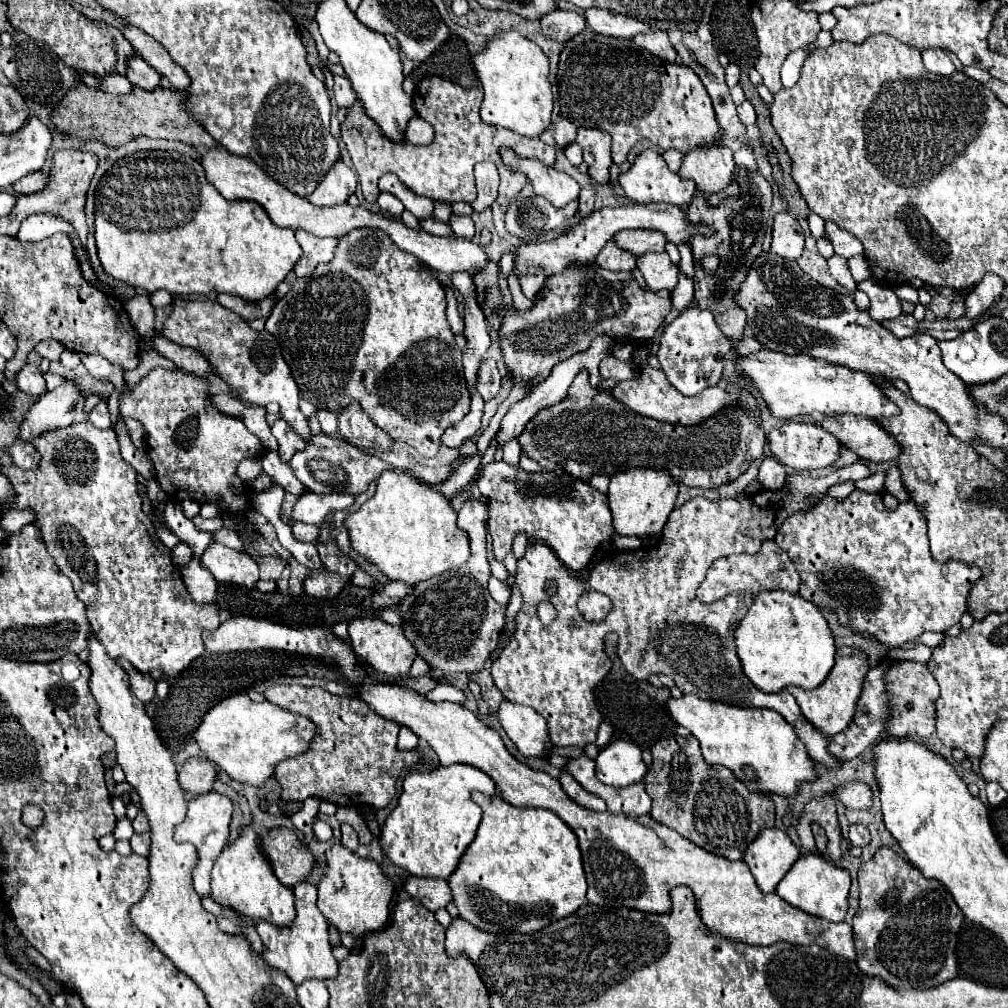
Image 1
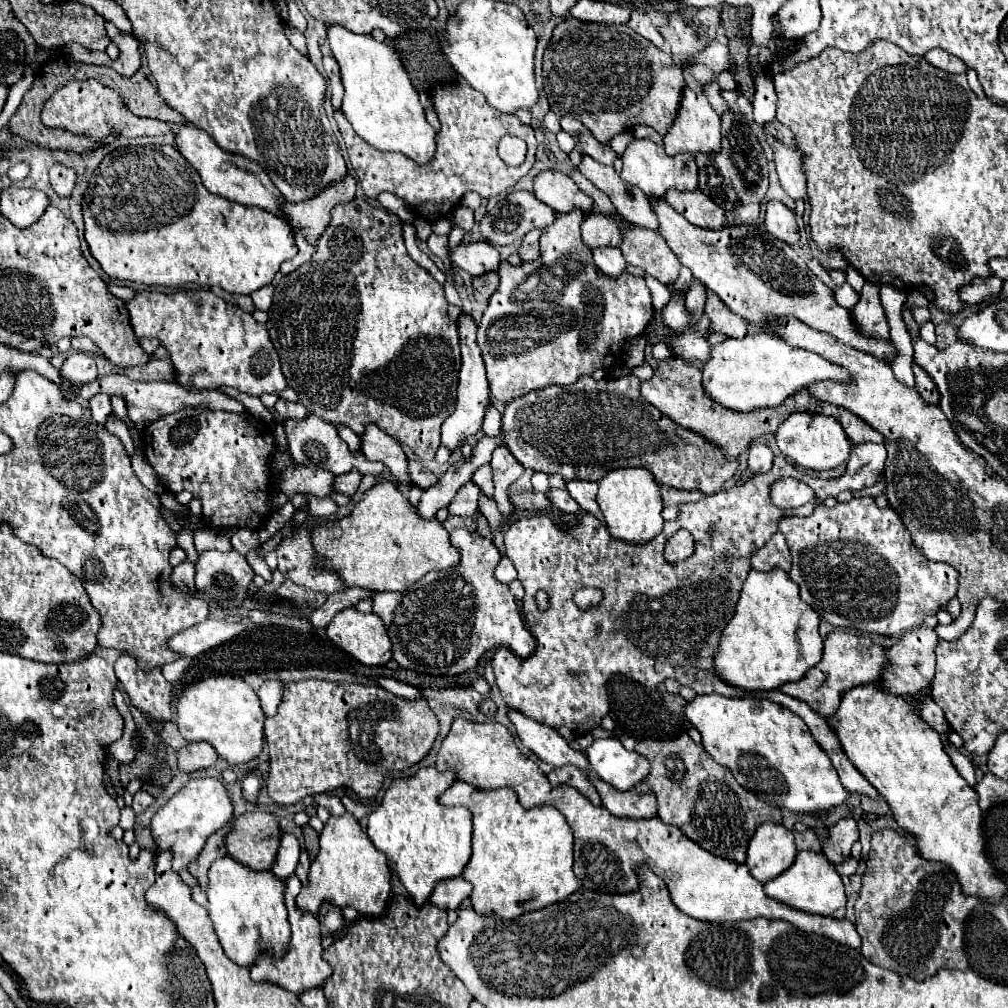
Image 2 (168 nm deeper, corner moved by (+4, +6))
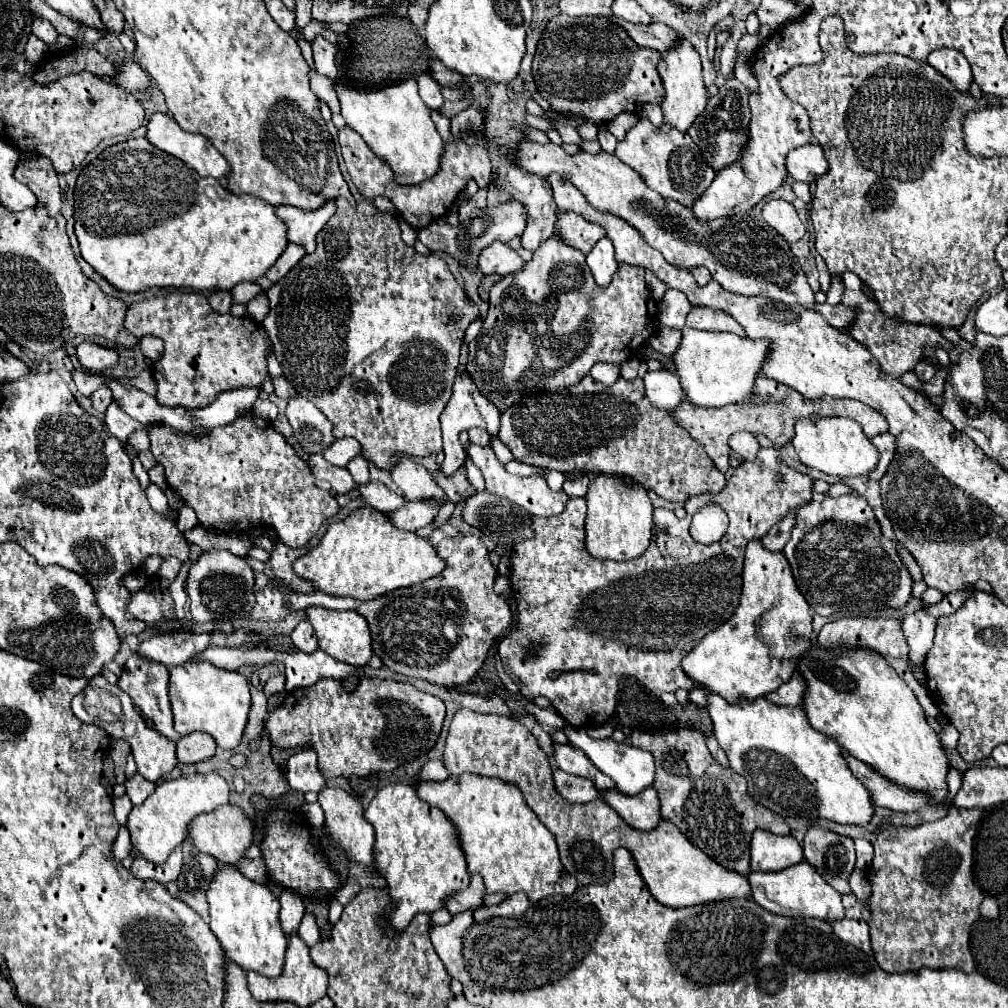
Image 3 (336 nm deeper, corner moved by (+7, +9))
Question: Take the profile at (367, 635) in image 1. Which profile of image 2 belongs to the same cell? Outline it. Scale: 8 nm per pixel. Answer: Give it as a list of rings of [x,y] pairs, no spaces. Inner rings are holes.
[[[352,607],[342,609],[340,613],[336,613],[332,617],[332,621],[326,627],[326,637],[338,645],[342,651],[346,651],[350,657],[354,657],[356,661],[364,663],[364,665],[384,665],[386,661],[390,661],[392,653],[390,653],[390,639],[386,637],[386,629],[382,625],[382,619],[374,613],[364,615]]]

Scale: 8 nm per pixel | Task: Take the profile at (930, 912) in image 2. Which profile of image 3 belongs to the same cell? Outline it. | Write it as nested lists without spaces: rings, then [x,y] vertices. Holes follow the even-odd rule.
[[[951,806],[945,818],[915,828],[887,826],[873,842],[875,858],[867,868],[871,882],[869,930],[875,960],[885,972],[915,972],[921,968],[959,968],[973,972],[975,962],[969,952],[971,924],[979,918],[979,904],[985,898],[973,880],[973,836],[981,810],[959,810]]]

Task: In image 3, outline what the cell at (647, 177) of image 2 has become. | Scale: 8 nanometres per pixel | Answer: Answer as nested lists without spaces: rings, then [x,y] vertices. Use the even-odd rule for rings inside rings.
[[[639,120],[625,136],[625,140],[621,140],[617,144],[615,156],[631,166],[635,172],[639,172],[647,186],[651,186],[655,192],[659,192],[665,198],[677,200],[683,206],[689,206],[695,198],[699,198],[707,186],[711,184],[711,180],[715,178],[715,170],[709,168],[699,152],[699,146],[691,140],[689,134],[683,134],[671,126],[661,126],[655,128],[649,120]]]

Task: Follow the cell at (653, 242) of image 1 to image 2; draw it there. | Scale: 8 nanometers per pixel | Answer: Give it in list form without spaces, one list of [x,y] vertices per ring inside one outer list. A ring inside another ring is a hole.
[[[592,213],[582,221],[582,241],[590,247],[618,247],[620,245],[620,219],[604,217],[602,213]]]

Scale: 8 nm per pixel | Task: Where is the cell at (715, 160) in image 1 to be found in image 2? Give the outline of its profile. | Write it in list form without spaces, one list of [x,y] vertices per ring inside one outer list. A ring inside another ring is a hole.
[[[684,85],[682,89],[682,101],[678,105],[678,113],[668,129],[668,133],[664,135],[664,149],[666,153],[674,155],[674,153],[718,153],[718,145],[720,145],[720,115],[712,109],[712,105],[708,103],[706,95],[702,91],[694,91],[690,85]]]

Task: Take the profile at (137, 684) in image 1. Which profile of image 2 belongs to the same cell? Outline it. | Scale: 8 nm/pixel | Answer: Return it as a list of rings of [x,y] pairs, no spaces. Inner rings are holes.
[[[122,655],[114,665],[130,703],[156,721],[172,721],[172,685],[164,679],[162,667],[142,669],[134,657]]]

